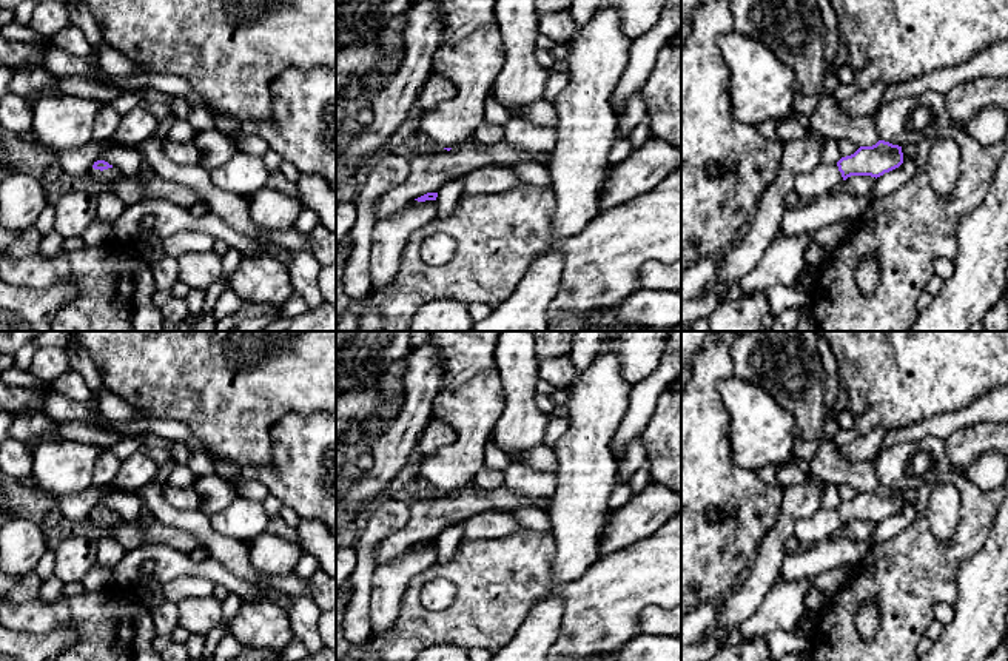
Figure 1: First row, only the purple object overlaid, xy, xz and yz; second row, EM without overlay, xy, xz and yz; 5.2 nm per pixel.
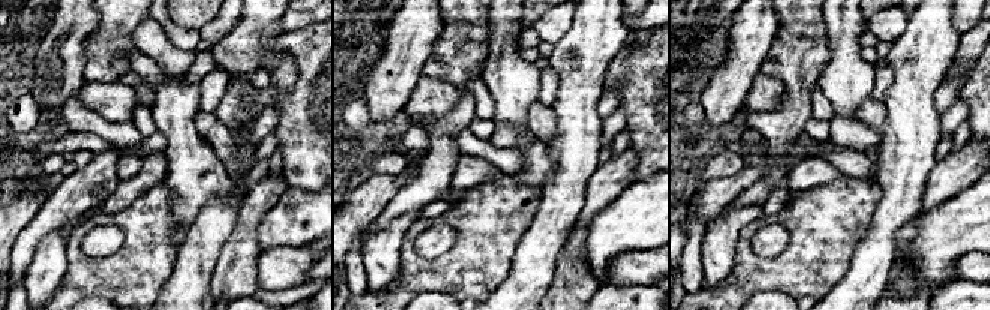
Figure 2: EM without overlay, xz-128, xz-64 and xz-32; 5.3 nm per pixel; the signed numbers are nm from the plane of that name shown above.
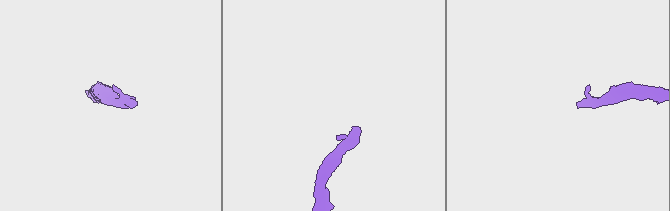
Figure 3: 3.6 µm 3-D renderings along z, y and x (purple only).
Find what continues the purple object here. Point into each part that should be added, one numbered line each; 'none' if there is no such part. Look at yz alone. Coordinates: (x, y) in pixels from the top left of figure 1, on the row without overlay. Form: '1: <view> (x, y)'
1: yz (825, 524)

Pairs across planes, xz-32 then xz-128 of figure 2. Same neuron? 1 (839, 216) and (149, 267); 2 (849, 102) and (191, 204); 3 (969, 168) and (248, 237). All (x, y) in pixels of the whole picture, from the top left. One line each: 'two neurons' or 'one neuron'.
1: one neuron
2: one neuron
3: one neuron

